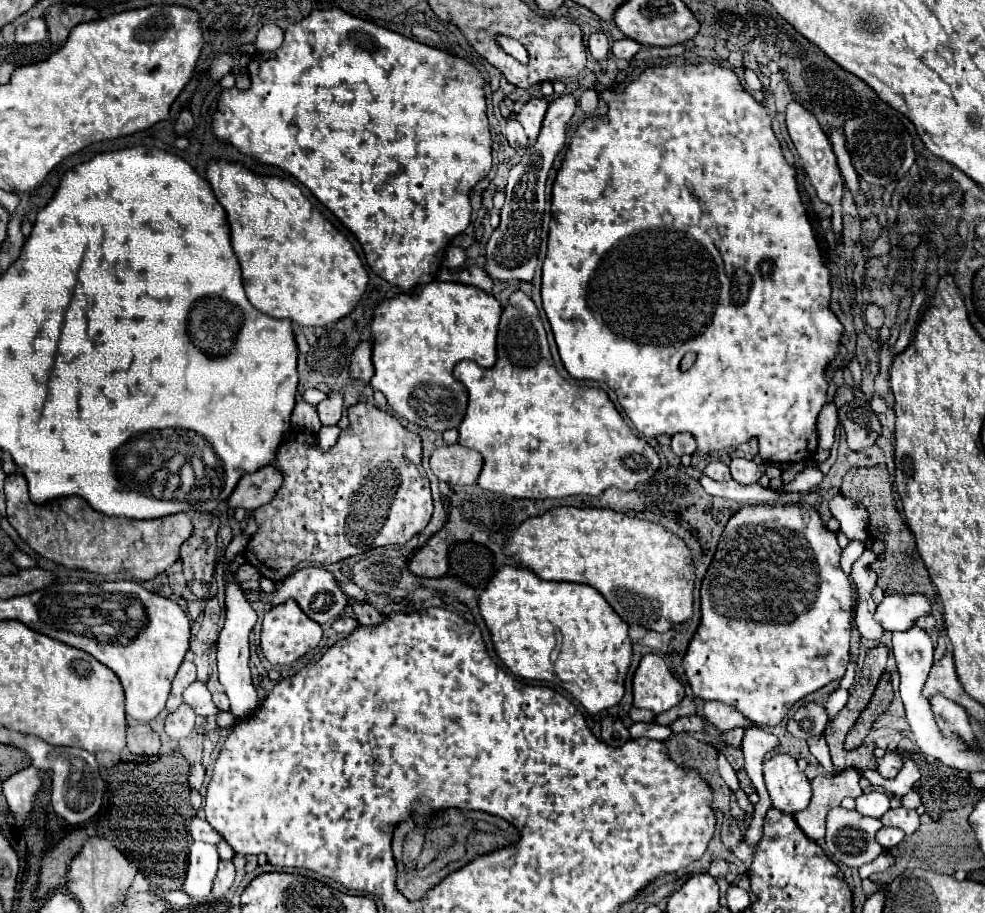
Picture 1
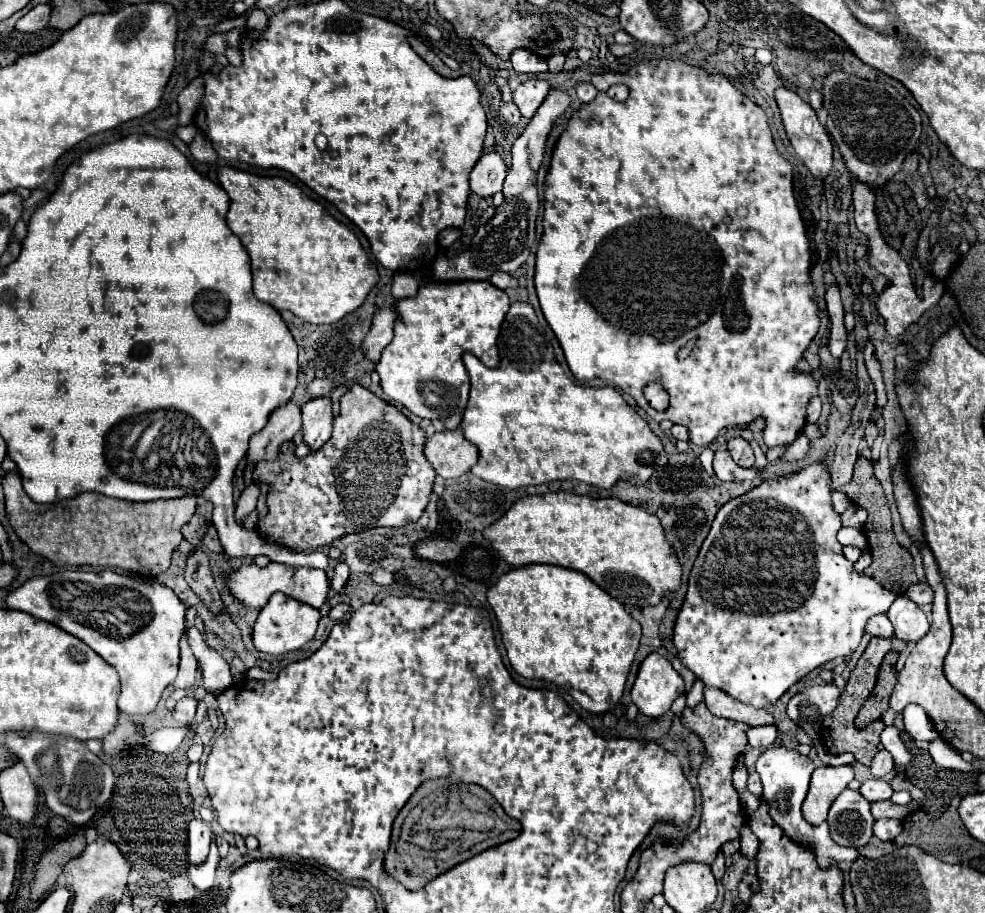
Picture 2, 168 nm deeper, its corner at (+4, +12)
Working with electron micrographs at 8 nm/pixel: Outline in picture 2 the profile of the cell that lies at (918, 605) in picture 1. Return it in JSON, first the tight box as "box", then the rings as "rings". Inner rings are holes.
{"box":[674,463,896,709],"rings":[[[814,463],[808,469],[802,469],[796,475],[790,477],[782,477],[782,479],[768,479],[762,485],[758,485],[756,489],[728,501],[716,515],[712,529],[708,533],[708,537],[702,543],[700,555],[696,557],[696,563],[692,567],[690,573],[690,581],[688,581],[688,593],[684,599],[684,605],[678,613],[678,621],[674,625],[674,647],[678,649],[678,659],[682,661],[684,667],[688,667],[706,687],[716,687],[726,691],[728,695],[732,695],[734,699],[754,705],[758,709],[768,709],[770,705],[774,705],[796,681],[800,681],[804,675],[808,675],[810,671],[814,671],[816,667],[836,659],[836,657],[846,657],[848,653],[856,651],[862,633],[864,633],[864,625],[866,621],[874,615],[874,613],[886,613],[890,609],[890,605],[896,599],[896,593],[892,593],[890,589],[882,587],[878,581],[874,581],[872,577],[864,577],[860,573],[854,571],[854,563],[850,563],[844,555],[842,555],[842,545],[836,539],[838,529],[842,527],[840,523],[840,515],[832,509],[832,501],[830,501],[830,475],[826,473],[824,463]]]}

